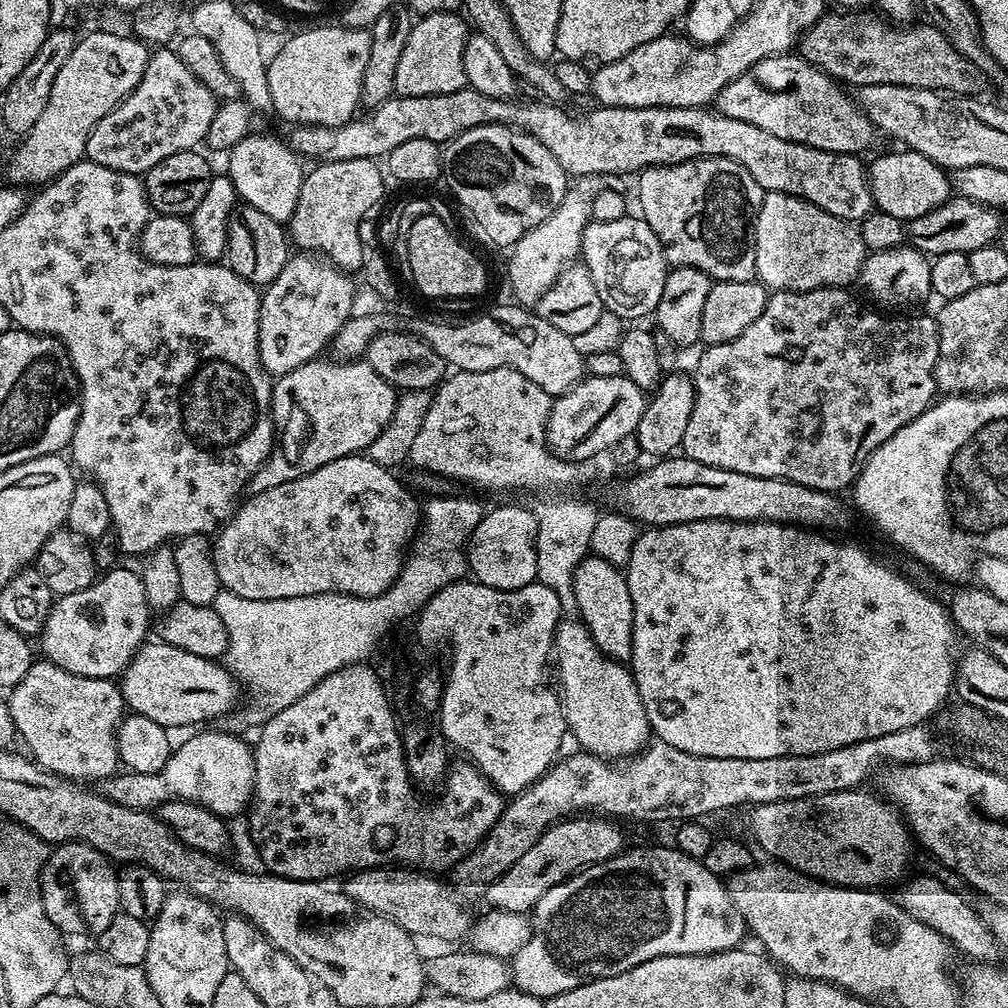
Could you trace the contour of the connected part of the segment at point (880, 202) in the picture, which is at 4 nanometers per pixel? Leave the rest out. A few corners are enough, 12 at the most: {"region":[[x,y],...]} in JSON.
{"region":[[911,150],[867,165],[872,202],[907,222],[950,199],[949,173]]}

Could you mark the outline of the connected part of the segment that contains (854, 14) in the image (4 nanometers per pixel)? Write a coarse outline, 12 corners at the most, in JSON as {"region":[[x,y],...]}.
{"region":[[825,14],[798,52],[841,85],[979,97],[982,71],[931,23]]}

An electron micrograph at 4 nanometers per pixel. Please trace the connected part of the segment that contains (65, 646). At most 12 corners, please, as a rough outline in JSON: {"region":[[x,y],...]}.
{"region":[[139,571],[53,603],[38,643],[75,676],[119,677],[145,643]]}

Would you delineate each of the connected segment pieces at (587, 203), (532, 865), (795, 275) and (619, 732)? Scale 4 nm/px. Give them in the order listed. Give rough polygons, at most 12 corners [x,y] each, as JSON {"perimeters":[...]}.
{"perimeters":[[[603,176],[575,177],[558,210],[508,260],[521,305],[581,255]],[[564,818],[483,889],[531,913],[558,882],[624,851],[619,823]],[[765,192],[752,225],[756,280],[775,292],[844,288],[859,227]],[[561,619],[558,695],[577,747],[623,759],[651,728],[631,669]]]}

